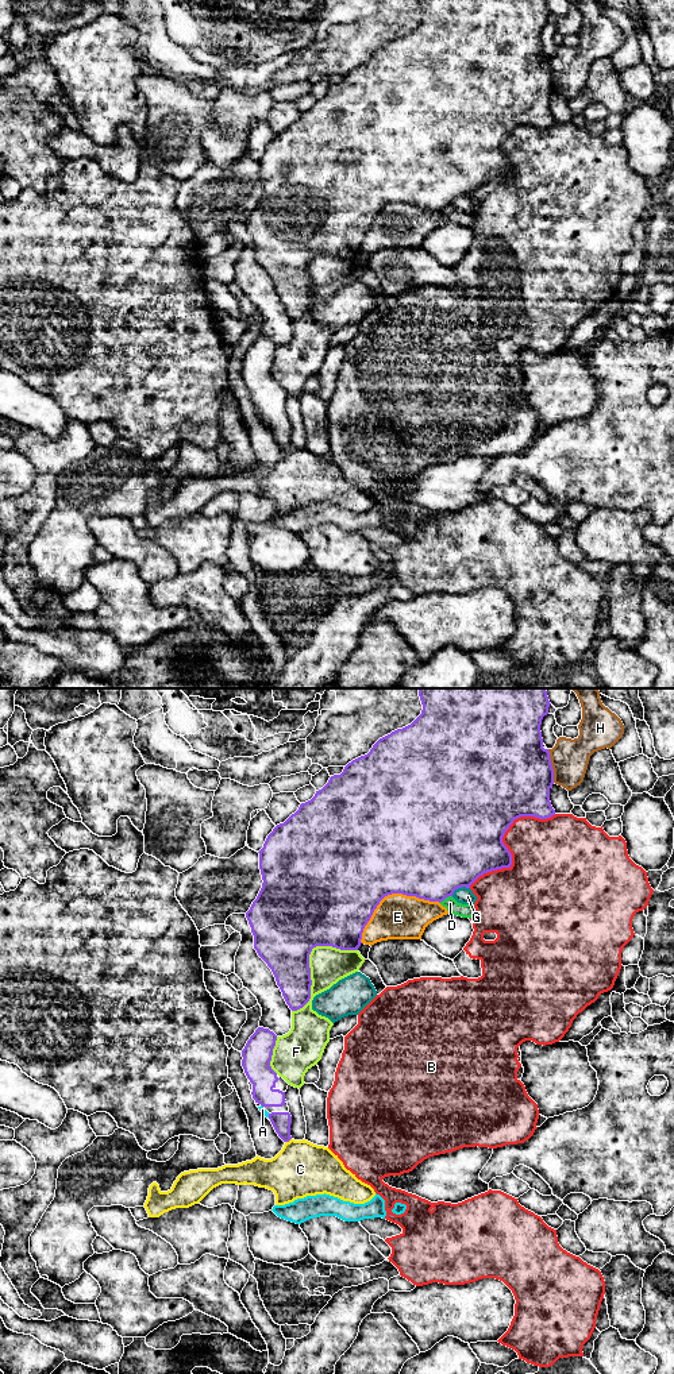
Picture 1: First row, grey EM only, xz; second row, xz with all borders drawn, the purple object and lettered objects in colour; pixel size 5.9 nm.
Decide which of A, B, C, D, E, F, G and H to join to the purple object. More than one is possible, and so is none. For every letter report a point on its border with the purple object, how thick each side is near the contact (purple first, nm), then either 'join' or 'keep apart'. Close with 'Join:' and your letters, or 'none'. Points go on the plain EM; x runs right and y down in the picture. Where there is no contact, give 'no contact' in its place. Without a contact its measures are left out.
A: meets purple in xz at (269, 424); 110 nm thick on the purple side, 40 nm on the other; keep apart
B: meets purple in xz at (503, 151); 500 nm thick on the purple side, 380 nm on the other; keep apart
C: meets purple in xz at (288, 450); 110 nm thick on the purple side, 320 nm on the other; keep apart
D: meets purple in xz at (445, 207); 480 nm thick on the purple side, 80 nm on the other; keep apart
E: meets purple in xz at (389, 203); 500 nm thick on the purple side, 280 nm on the other; keep apart
F: meets purple in xz at (308, 270); 400 nm thick on the purple side, 220 nm on the other; keep apart
G: meets purple in xz at (459, 196); 500 nm thick on the purple side, 100 nm on the other; keep apart
H: meets purple in xz at (551, 74); 500 nm thick on the purple side, 220 nm on the other; keep apart
Join: none

